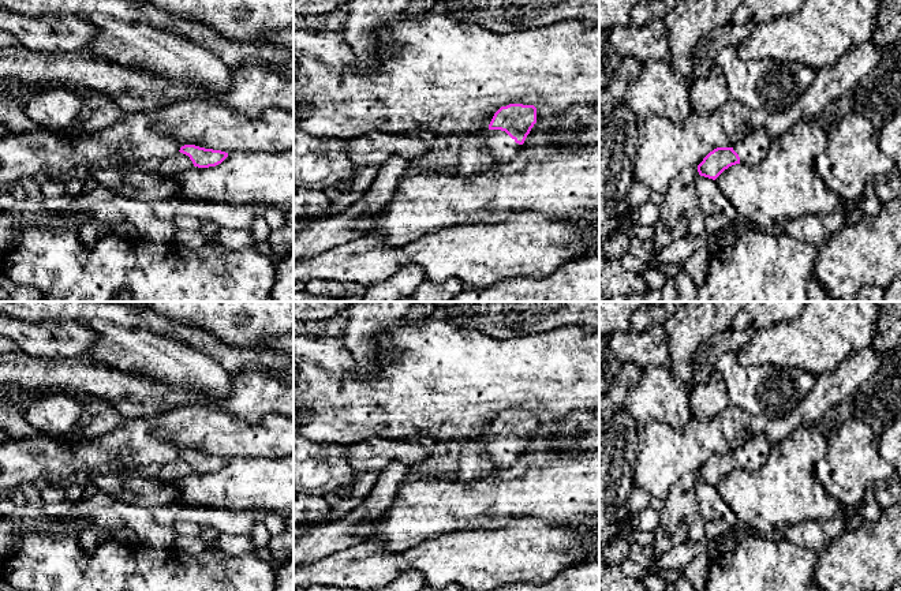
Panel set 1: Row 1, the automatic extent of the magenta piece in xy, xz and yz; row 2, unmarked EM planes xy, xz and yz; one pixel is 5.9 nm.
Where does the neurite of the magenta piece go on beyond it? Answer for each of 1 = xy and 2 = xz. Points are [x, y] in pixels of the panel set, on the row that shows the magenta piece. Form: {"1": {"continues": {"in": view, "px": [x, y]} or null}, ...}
{"1": {"continues": null}, "2": {"continues": {"in": "xz", "px": [498, 143]}}}

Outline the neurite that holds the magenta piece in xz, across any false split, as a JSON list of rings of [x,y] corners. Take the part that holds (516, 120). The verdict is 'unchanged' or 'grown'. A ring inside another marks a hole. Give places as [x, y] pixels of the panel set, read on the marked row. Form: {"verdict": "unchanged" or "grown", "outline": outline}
{"verdict": "grown", "outline": [[[509,104],[494,113],[479,141],[494,162],[506,164],[519,154],[535,123],[534,105]]]}

